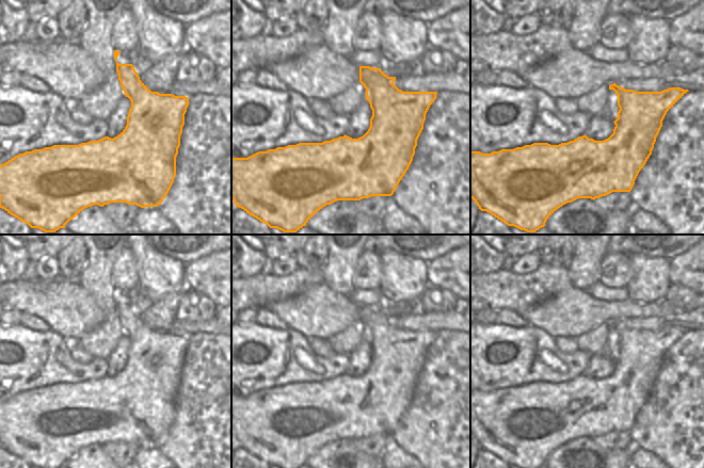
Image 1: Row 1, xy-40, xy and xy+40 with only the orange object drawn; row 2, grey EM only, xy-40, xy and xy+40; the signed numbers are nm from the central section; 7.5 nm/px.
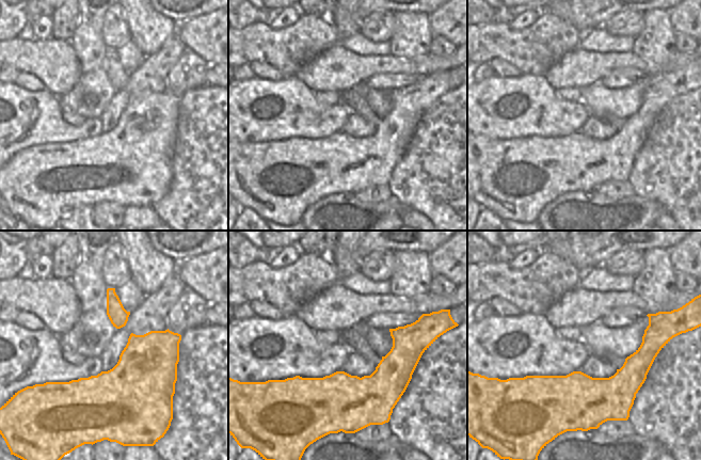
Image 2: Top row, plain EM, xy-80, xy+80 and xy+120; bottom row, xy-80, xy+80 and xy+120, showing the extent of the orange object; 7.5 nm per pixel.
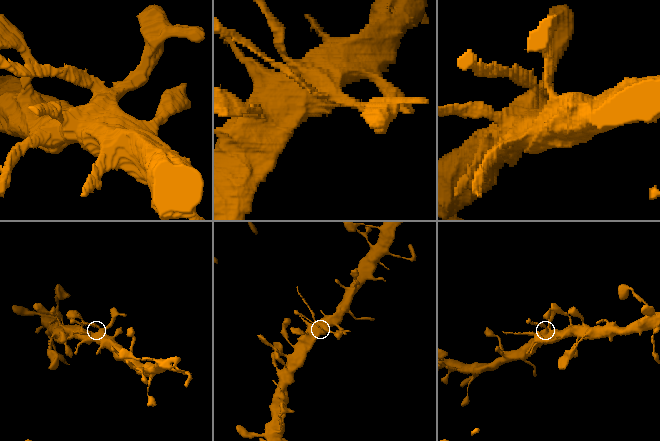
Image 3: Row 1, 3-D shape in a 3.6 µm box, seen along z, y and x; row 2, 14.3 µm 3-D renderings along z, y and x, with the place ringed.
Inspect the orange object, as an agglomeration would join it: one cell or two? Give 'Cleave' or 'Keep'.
Cleave

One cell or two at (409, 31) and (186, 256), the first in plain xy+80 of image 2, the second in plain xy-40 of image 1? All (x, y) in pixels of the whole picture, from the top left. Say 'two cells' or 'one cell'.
two cells

